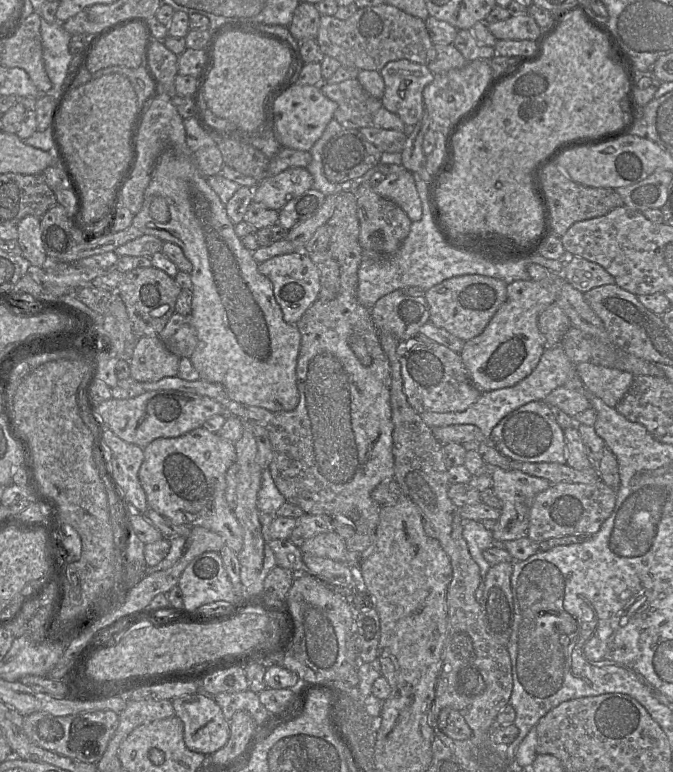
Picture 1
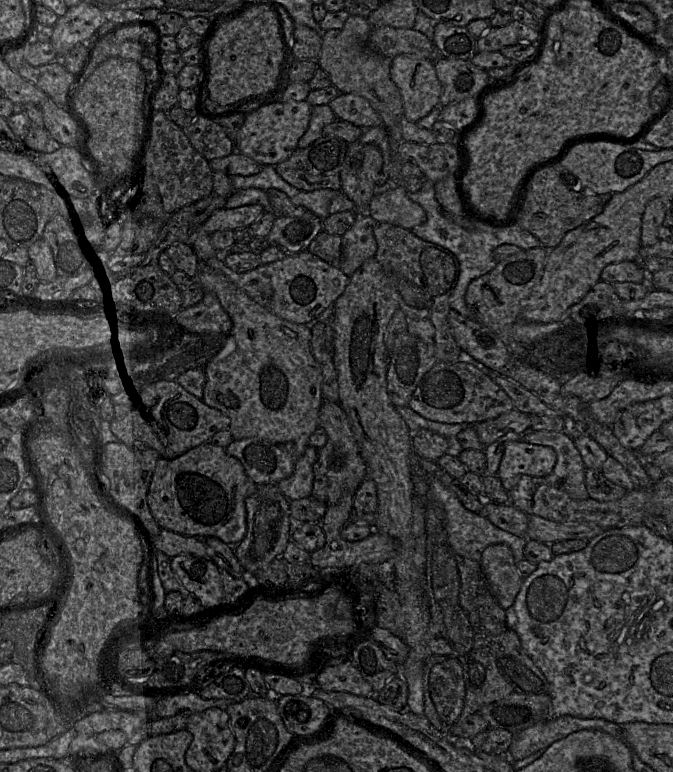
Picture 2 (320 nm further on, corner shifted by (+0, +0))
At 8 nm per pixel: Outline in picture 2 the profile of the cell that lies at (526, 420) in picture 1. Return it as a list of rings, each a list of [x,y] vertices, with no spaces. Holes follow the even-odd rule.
[[[530,428],[521,434],[522,441],[551,447],[556,453],[556,463],[545,479],[571,498],[589,498],[585,485],[586,467],[568,431],[534,431]]]

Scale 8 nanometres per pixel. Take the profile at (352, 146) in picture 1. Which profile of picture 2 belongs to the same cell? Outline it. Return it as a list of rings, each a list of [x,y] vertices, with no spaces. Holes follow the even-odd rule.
[[[320,137],[306,148],[297,148],[285,161],[275,165],[278,175],[299,191],[311,192],[320,189],[340,190],[340,171],[348,144],[335,137]]]

